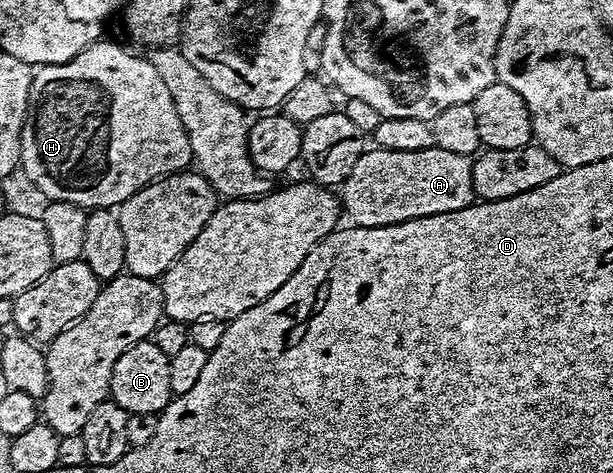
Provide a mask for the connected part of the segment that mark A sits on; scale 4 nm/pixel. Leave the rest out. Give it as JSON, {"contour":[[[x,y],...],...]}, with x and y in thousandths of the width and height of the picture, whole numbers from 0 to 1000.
{"contour":[[[607,311],[589,328],[584,345],[577,345],[577,362],[571,362],[551,414],[566,465],[569,459],[574,465],[569,469],[589,484],[654,476],[701,455],[721,455],[772,431],[770,345],[772,334],[765,328],[747,328],[741,319],[721,319],[710,311],[695,319],[636,319]]]}

